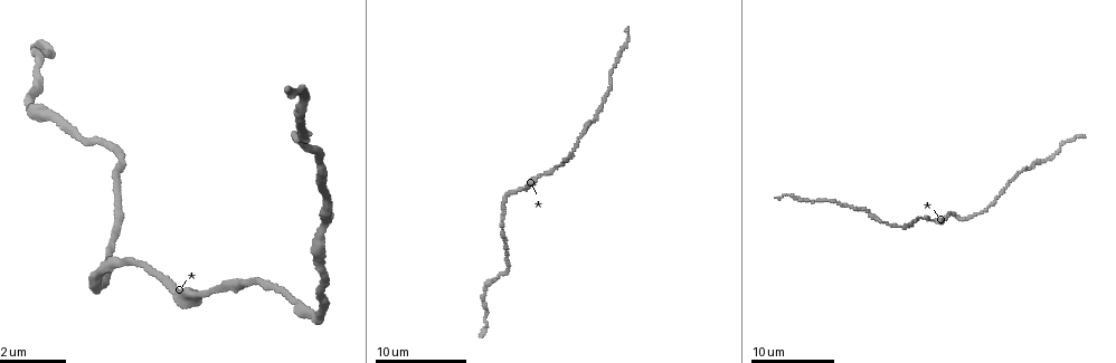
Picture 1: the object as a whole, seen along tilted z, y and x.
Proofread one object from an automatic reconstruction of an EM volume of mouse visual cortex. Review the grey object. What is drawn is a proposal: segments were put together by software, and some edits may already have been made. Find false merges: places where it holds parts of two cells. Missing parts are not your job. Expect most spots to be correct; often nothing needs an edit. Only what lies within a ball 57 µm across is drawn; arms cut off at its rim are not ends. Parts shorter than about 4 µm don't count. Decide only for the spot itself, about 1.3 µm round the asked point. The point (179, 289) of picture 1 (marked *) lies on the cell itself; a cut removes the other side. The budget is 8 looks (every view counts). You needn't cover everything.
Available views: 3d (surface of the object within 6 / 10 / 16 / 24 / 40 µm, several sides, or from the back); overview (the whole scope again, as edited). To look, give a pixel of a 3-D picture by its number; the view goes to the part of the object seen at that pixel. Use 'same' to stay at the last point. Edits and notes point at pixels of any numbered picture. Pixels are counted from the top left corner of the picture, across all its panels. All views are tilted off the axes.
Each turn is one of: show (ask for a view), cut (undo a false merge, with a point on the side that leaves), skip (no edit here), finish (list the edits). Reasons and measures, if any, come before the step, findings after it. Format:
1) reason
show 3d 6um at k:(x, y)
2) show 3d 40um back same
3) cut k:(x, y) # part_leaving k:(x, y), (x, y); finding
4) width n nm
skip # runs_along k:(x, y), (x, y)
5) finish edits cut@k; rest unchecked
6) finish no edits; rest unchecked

calibre changes
show 3d 16um at 1:(321, 308)

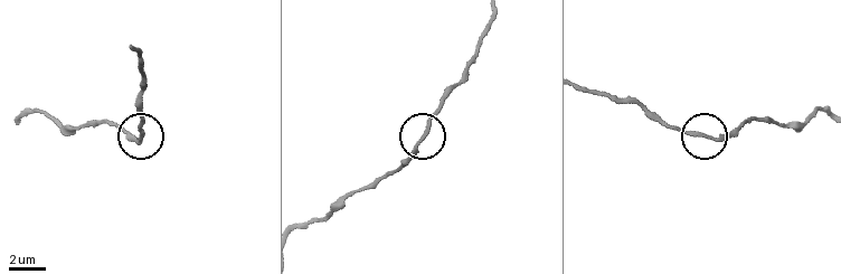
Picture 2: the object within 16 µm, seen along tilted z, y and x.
show 3d 6um at 2:(422, 136)

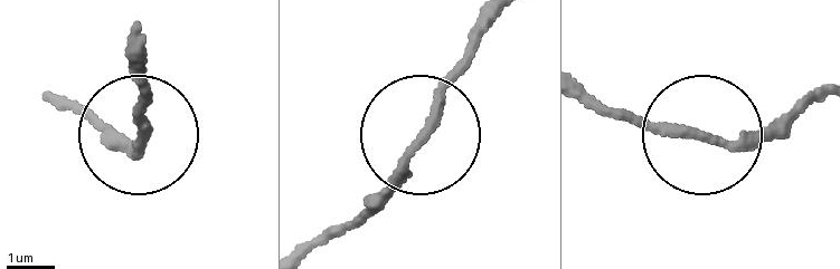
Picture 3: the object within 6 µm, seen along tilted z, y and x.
width 200 nm
skip # runs_along 3:(73, 105), (138, 144), (137, 65); one cell here

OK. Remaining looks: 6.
calibre changes
show 3d 10um at 1:(501, 225)

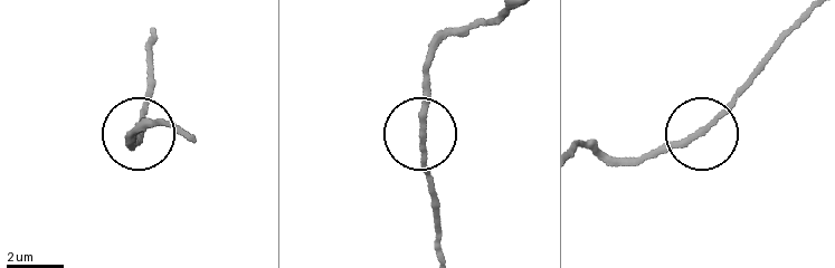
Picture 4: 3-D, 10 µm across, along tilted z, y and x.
other side
show 3d 10um back at 4:(699, 133)

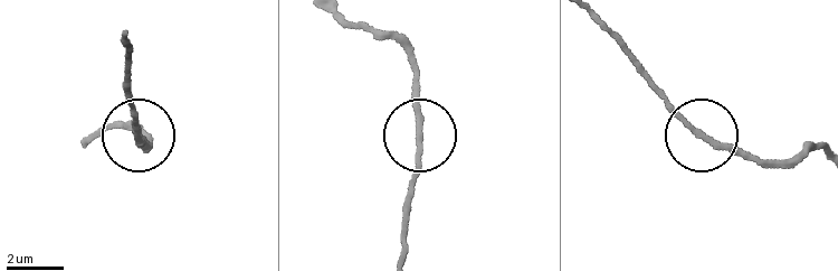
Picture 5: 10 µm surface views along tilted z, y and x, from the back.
skip # runs_along 5:(824, 149), (754, 160), (710, 138), (653, 83); all the same cell

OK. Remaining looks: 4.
show 3d 10um at 1:(484, 295)

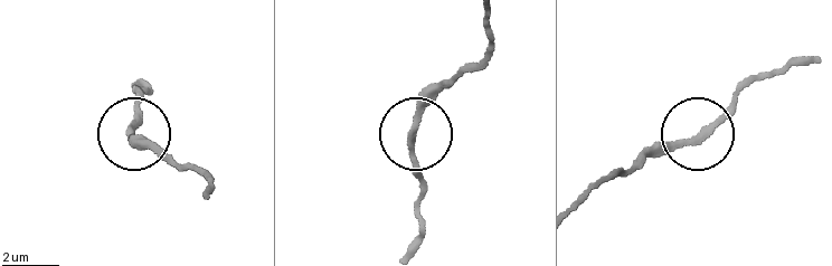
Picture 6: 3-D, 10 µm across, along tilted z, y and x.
skip # runs_along 6:(579, 196), (707, 127), (747, 86); one cell here

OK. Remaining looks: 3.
calibre changes
show 3d 10um at 1:(215, 289)

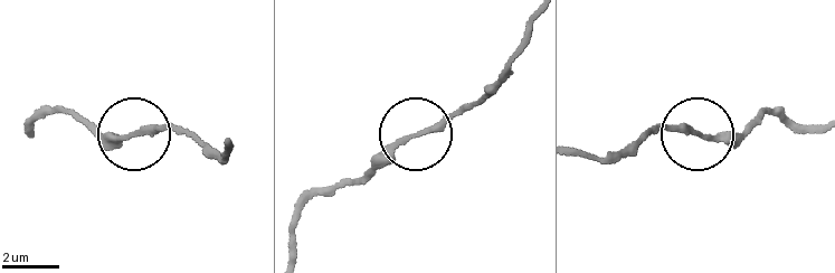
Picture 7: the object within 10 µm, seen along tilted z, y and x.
show 3d 6um at 7:(137, 134)

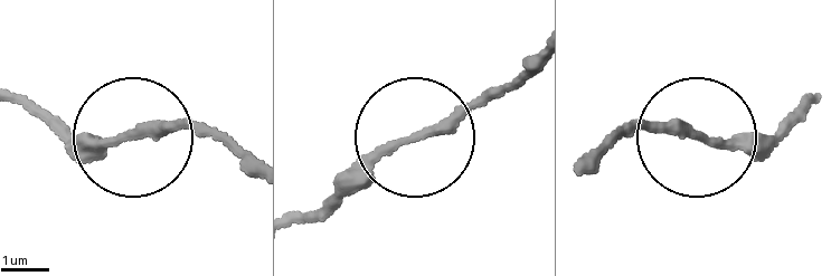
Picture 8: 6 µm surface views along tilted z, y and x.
width 190 nm
skip # runs_along 8:(78, 136), (219, 131); continuous, no second cell

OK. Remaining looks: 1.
finish no edits; rest unchecked

